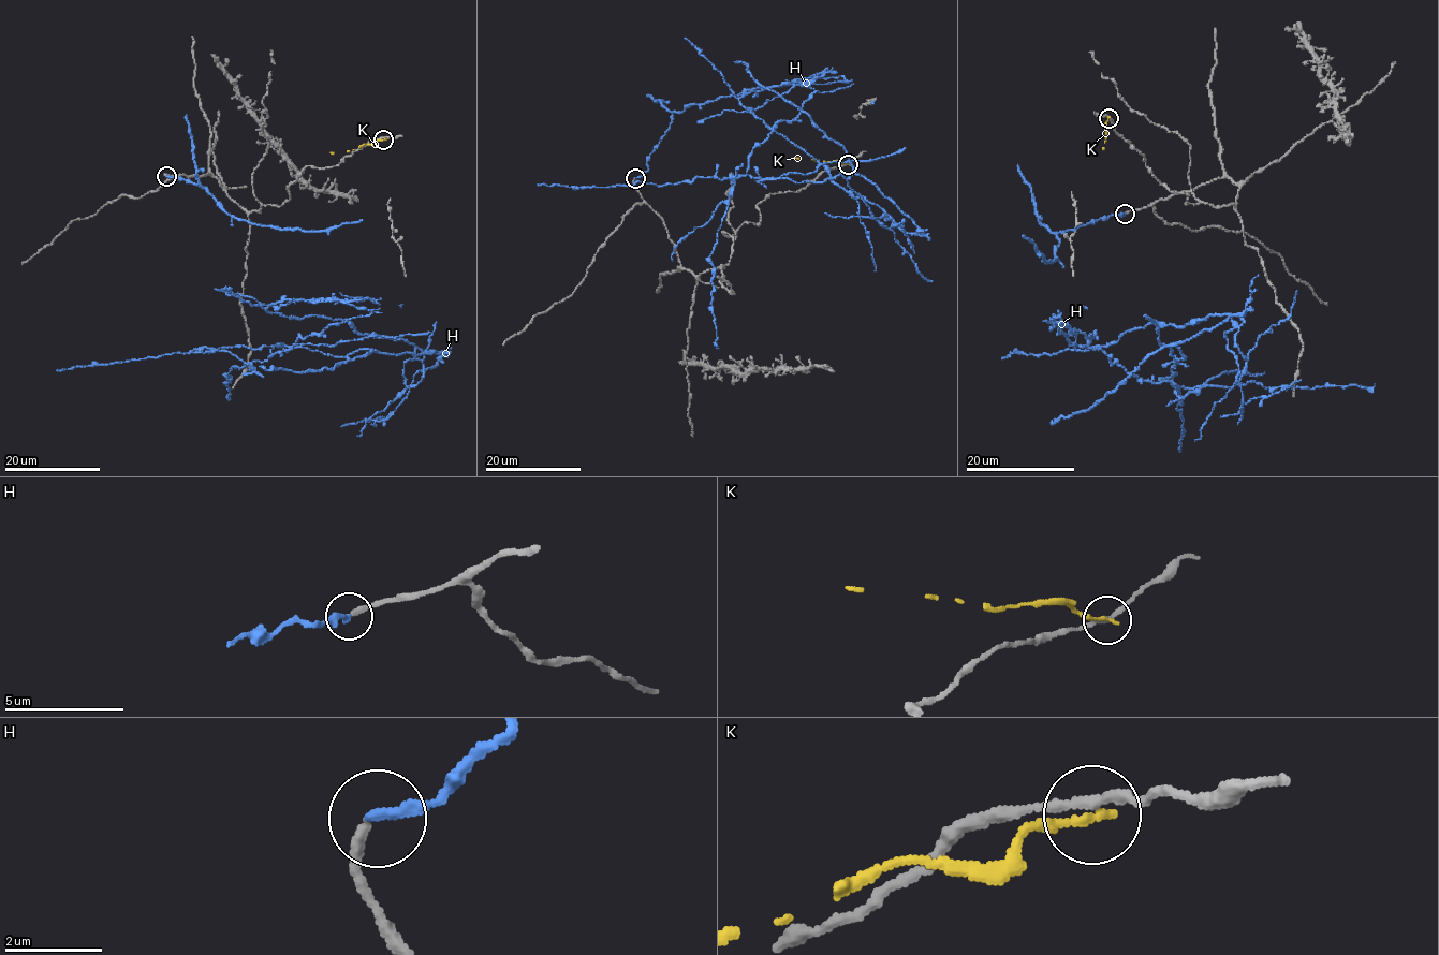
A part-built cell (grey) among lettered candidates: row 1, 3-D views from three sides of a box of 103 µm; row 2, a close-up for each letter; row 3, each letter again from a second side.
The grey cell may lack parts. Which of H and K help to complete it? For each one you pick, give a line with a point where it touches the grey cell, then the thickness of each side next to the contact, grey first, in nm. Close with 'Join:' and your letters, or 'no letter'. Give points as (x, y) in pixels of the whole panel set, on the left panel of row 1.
Join: no letter

